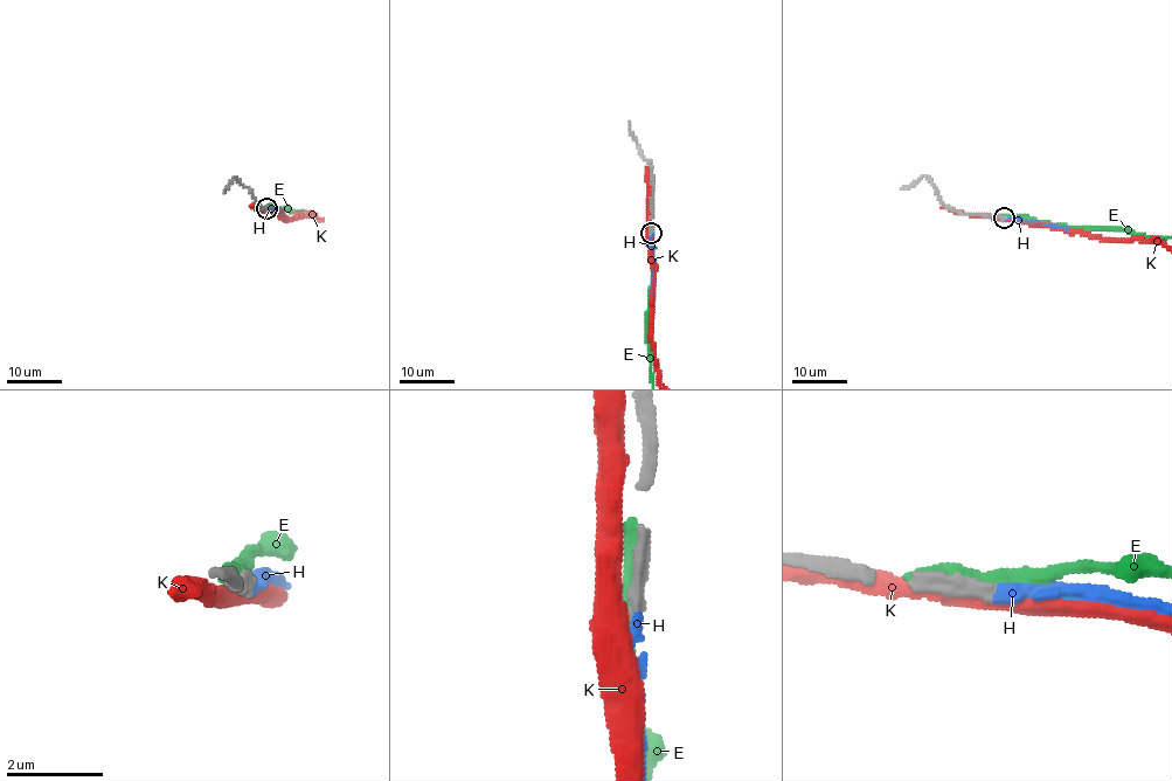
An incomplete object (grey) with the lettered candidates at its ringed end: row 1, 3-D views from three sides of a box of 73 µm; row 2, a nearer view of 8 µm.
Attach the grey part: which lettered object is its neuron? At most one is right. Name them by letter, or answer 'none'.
H

